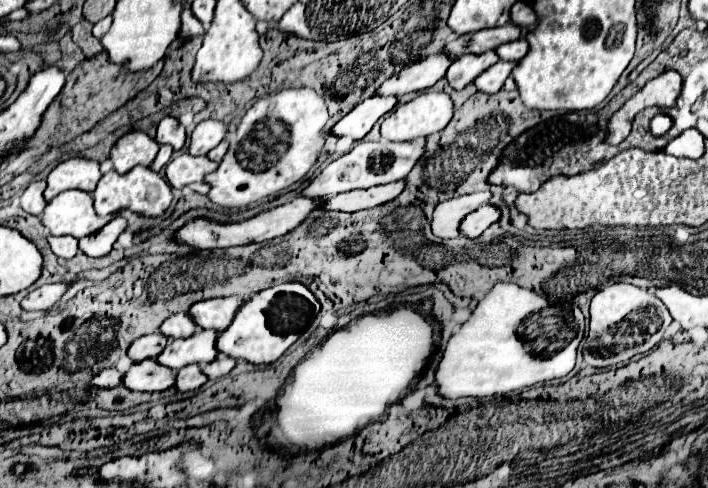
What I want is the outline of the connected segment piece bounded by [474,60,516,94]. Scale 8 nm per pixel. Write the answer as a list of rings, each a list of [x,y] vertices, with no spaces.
[[[496,62],[494,66],[490,66],[486,72],[482,72],[476,80],[474,80],[474,86],[480,90],[480,92],[486,92],[486,94],[494,94],[498,92],[502,86],[504,86],[504,80],[510,76],[510,72],[514,70],[516,64],[512,62]]]

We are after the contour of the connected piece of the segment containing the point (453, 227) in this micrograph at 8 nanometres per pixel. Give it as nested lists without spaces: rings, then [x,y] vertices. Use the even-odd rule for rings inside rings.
[[[476,192],[476,194],[440,202],[432,216],[432,232],[438,238],[458,238],[460,236],[458,226],[462,218],[472,210],[476,210],[478,206],[486,204],[488,198],[490,198],[490,192]]]

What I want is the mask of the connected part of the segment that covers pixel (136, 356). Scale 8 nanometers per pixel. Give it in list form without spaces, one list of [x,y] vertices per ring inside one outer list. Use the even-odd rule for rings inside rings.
[[[150,334],[150,336],[142,336],[138,340],[134,340],[128,348],[128,356],[132,362],[142,362],[146,358],[156,358],[164,346],[166,346],[166,336],[162,334]]]

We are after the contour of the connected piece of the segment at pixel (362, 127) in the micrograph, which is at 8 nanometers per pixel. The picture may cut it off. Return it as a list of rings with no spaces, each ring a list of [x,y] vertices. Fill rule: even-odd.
[[[372,96],[366,98],[364,102],[360,102],[358,106],[354,106],[354,110],[350,114],[346,114],[342,120],[338,120],[332,128],[330,134],[332,136],[352,136],[354,140],[362,140],[374,126],[374,122],[390,112],[396,104],[394,96]]]

